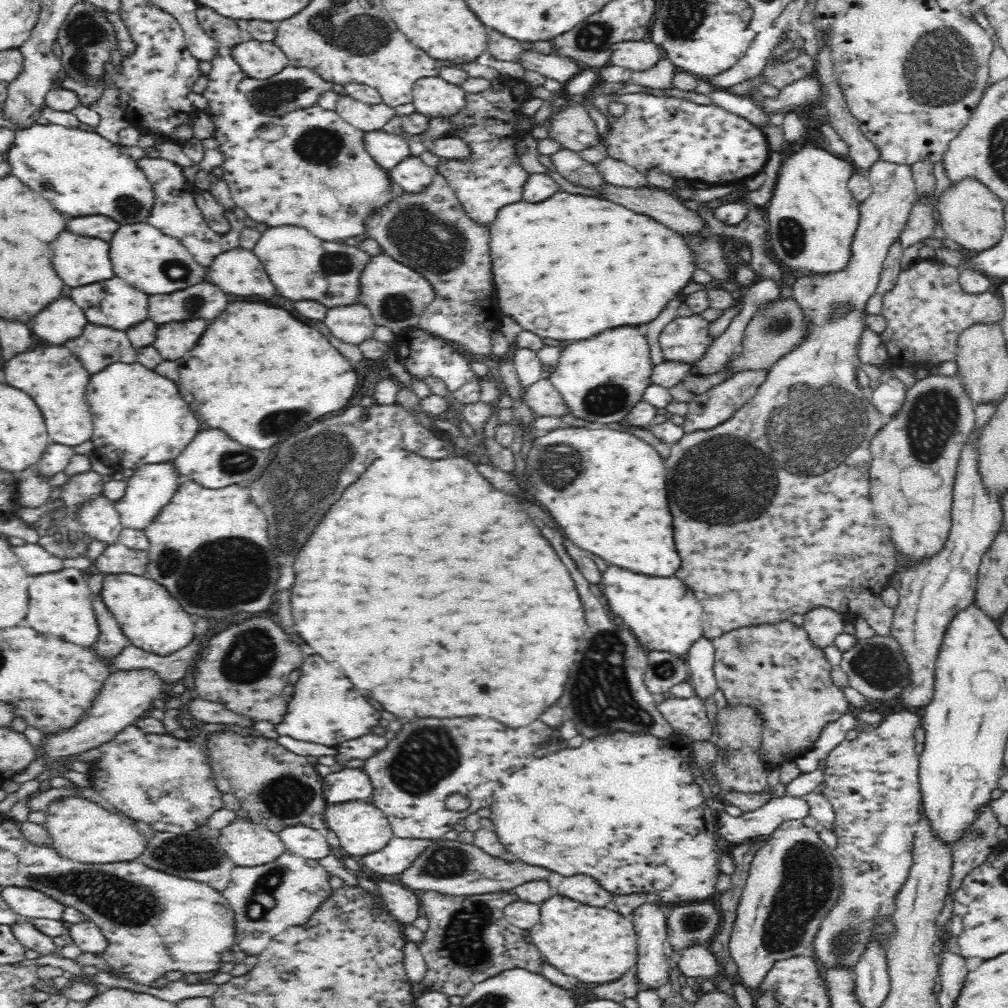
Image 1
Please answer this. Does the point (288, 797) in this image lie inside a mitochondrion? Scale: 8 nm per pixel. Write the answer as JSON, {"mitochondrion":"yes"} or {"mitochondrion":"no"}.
{"mitochondrion":"yes"}

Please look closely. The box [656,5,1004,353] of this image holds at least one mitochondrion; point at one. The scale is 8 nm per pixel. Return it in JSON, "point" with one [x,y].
{"point":[940,67]}

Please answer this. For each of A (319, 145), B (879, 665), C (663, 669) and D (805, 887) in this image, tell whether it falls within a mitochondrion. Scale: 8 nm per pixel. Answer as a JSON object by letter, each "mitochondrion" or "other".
{"A":"mitochondrion","B":"mitochondrion","C":"mitochondrion","D":"mitochondrion"}

